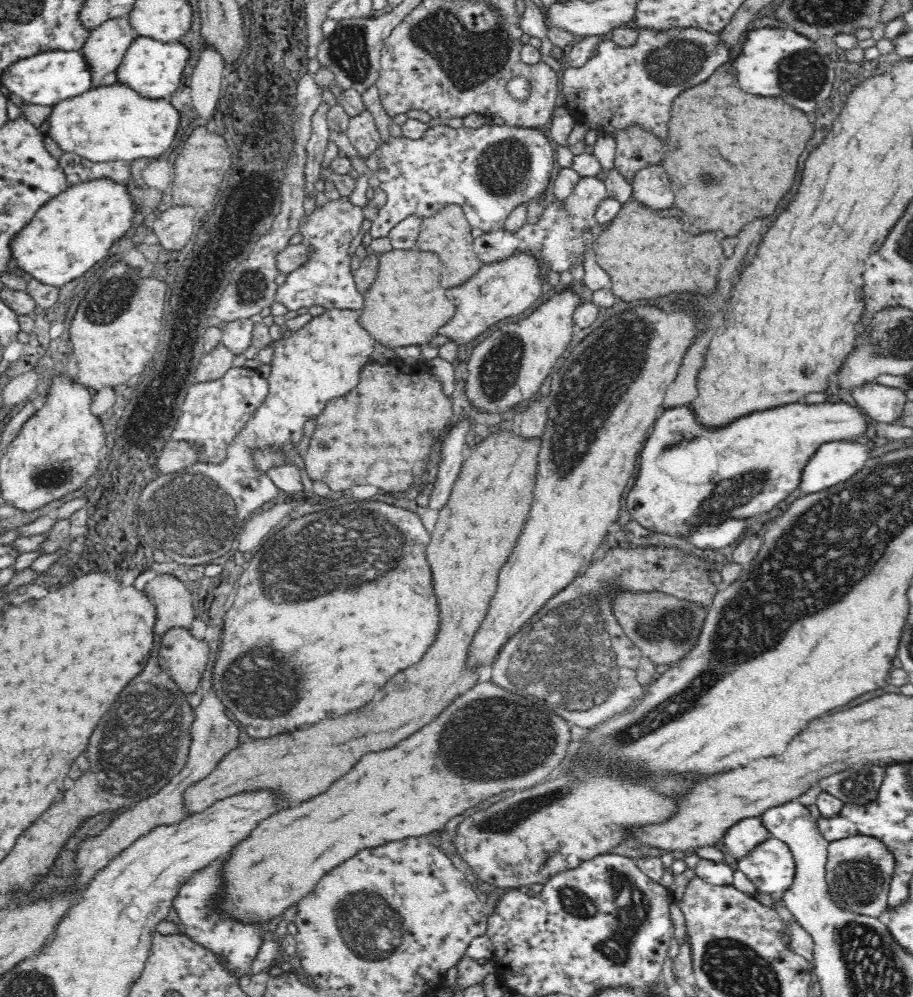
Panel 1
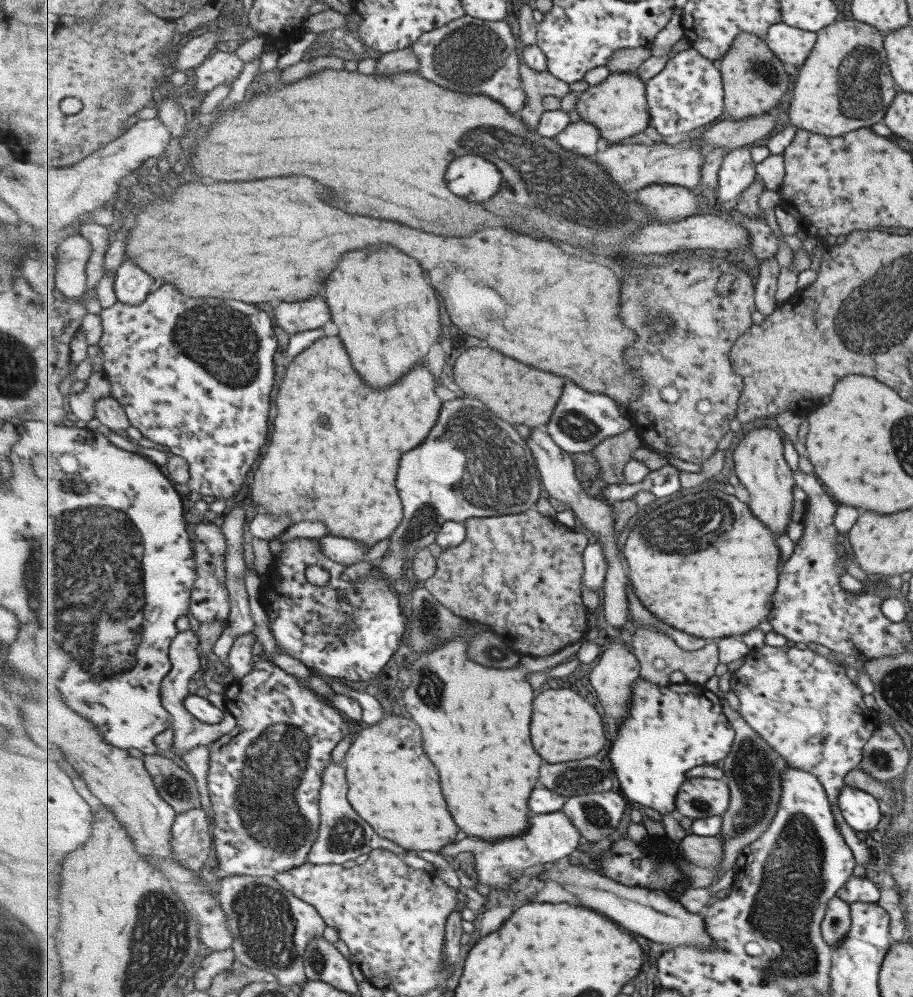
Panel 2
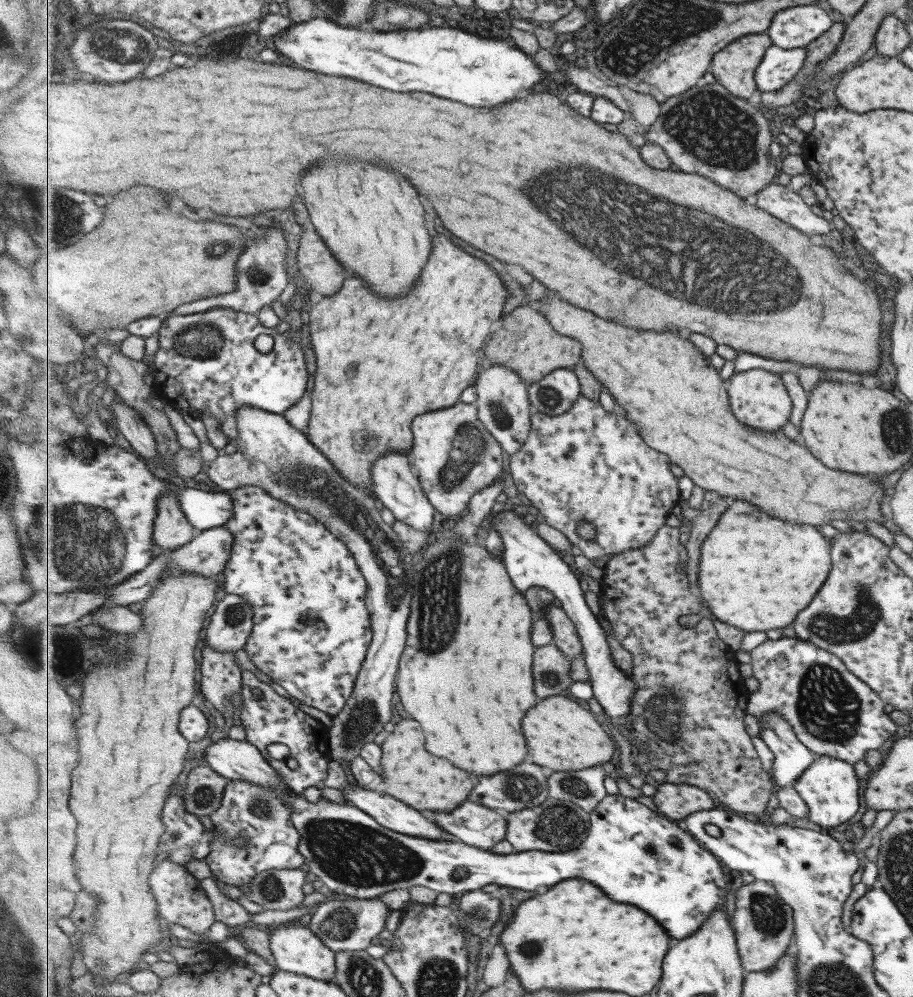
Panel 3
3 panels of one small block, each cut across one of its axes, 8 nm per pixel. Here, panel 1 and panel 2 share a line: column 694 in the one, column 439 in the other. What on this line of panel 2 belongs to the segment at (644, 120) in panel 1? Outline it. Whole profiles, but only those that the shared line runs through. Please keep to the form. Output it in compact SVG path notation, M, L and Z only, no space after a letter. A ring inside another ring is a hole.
M466 15L420 36L409 50L420 58L419 71L425 78L455 92L470 95L485 93L504 104L513 116L519 116L525 106L526 92L519 74L521 64L517 56L517 40L507 22Z

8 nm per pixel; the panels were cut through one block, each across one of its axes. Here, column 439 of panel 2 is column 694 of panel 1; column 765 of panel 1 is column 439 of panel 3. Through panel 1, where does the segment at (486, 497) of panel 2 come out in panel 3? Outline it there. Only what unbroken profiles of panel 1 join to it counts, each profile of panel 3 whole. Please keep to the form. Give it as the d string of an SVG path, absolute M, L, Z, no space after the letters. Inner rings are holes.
M463 402L455 406L417 416L413 421L414 444L411 448L412 472L418 476L425 495L434 504L438 514L445 515L450 522L458 519L467 506L472 502L472 497L482 492L485 488L493 487L501 480L505 472L505 454L497 437L489 432L483 421L480 420L475 402Z

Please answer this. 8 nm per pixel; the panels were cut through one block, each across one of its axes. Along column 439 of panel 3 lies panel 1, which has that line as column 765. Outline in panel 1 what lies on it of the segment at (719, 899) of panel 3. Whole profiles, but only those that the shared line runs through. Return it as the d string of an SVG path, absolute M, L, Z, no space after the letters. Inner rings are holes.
M772 836L750 850L737 864L757 890L768 894L788 891L796 872L790 847Z

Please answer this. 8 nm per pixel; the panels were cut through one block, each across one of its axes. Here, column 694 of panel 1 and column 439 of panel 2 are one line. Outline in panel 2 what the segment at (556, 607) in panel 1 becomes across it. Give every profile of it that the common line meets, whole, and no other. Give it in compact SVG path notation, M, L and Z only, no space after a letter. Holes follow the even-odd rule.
M529 509L505 516L492 516L466 521L466 539L456 547L444 549L438 557L435 576L425 581L433 597L459 616L471 622L489 625L521 656L551 656L566 646L584 639L590 629L591 612L583 604L581 583L584 552L589 537Z

